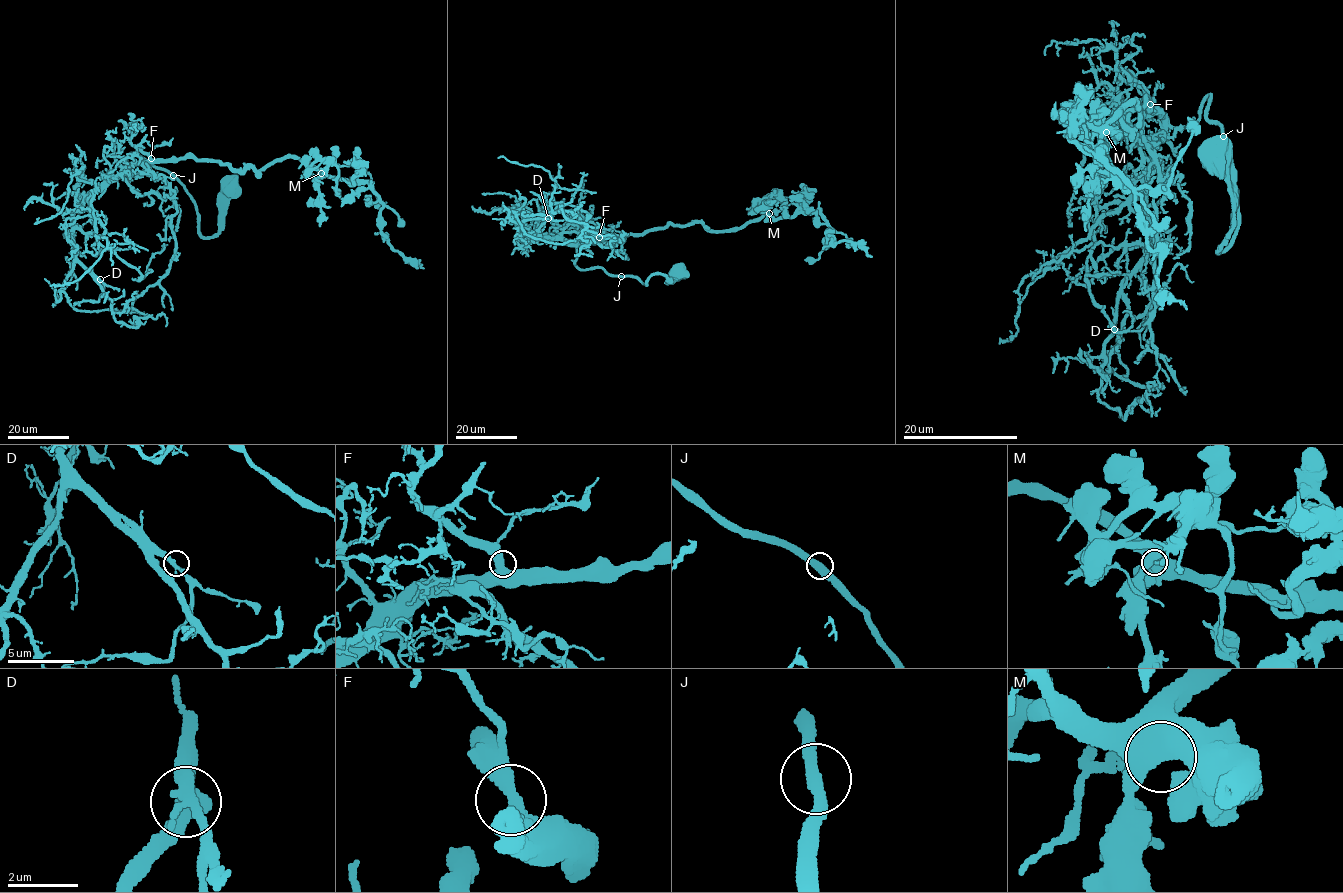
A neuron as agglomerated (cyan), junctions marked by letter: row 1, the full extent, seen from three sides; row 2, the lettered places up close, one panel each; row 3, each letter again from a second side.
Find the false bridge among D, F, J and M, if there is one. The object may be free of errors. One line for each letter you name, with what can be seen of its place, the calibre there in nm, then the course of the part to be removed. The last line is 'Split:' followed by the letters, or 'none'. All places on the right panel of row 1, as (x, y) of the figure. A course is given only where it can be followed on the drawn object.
Split: none

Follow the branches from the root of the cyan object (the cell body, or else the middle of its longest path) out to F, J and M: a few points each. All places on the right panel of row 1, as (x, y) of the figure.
F: (1221, 154), (1233, 229), (1218, 251), (1236, 229), (1237, 189), (1210, 95), (1193, 127), (1168, 125), (1150, 104)
J: (1221, 154), (1233, 201), (1233, 229), (1218, 251), (1230, 242), (1237, 222), (1237, 189), (1224, 169), (1223, 135)
M: (1221, 154), (1218, 251), (1237, 189), (1210, 95), (1193, 127), (1146, 104), (1124, 127), (1133, 102), (1106, 132)

